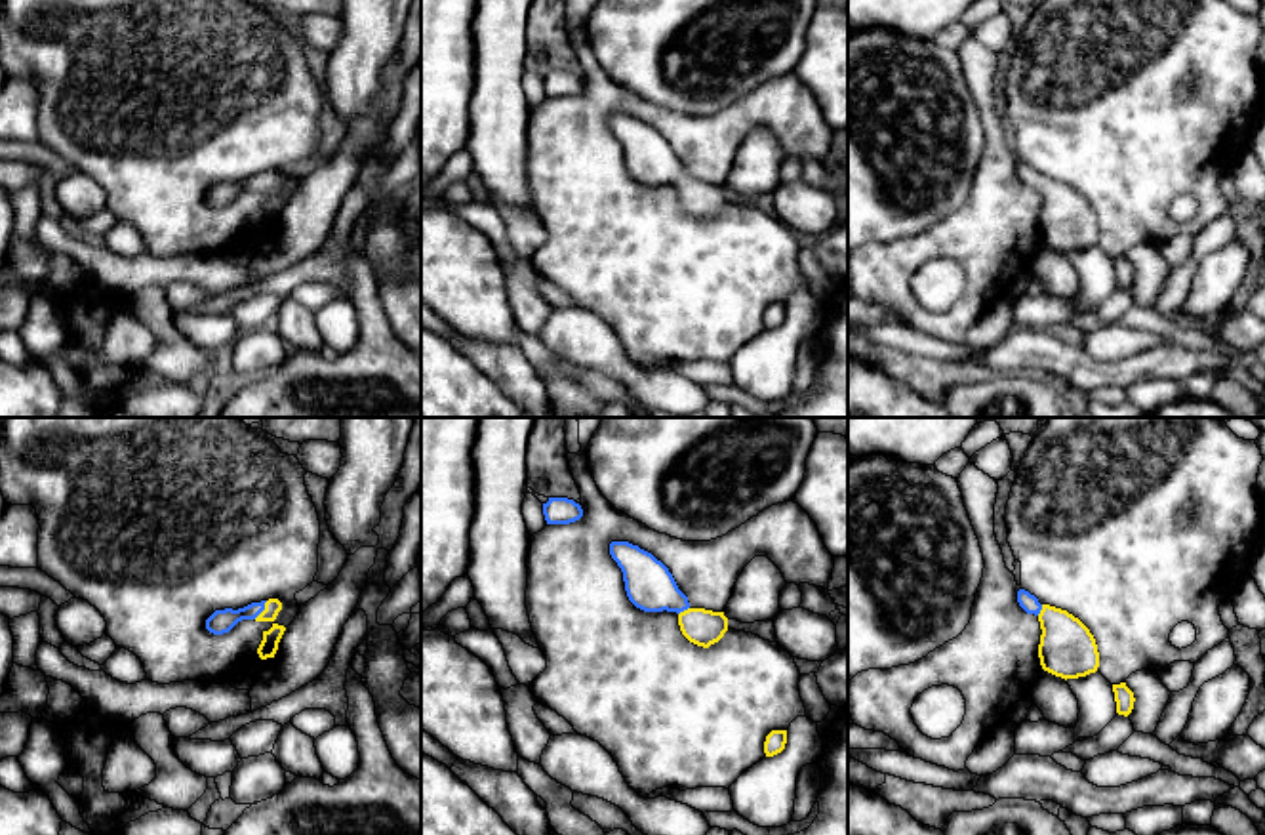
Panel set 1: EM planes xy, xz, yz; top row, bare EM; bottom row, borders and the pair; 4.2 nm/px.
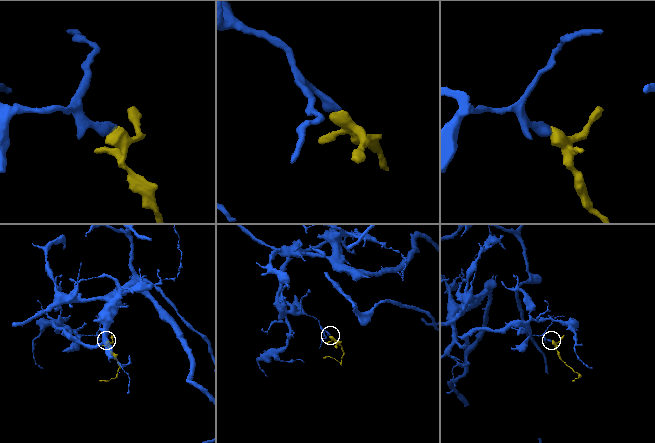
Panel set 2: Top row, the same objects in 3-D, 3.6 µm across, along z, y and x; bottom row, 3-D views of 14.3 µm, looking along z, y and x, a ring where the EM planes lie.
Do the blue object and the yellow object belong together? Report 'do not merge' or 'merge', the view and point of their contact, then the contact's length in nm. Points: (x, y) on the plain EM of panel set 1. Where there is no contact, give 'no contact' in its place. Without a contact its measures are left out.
merge | xy (261, 183) | 100 nm

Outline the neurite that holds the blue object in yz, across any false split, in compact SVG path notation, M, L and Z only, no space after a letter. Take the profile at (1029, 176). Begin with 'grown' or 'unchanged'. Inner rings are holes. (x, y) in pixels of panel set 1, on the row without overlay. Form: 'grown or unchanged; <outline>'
grown; M1025 162L1017 164L1017 175L1040 194L1038 231L1044 244L1061 252L1078 252L1095 246L1099 225L1090 202L1067 183L1040 177Z

